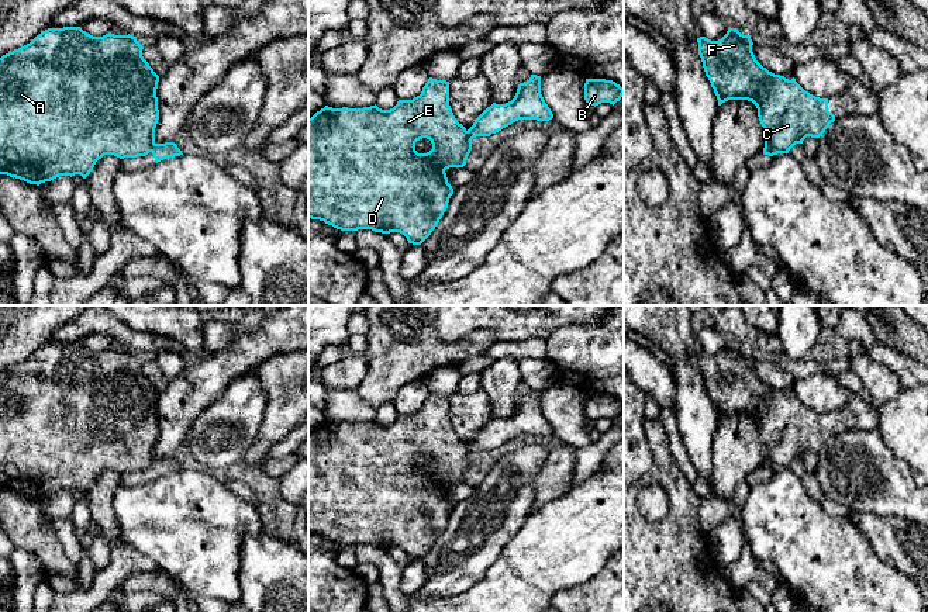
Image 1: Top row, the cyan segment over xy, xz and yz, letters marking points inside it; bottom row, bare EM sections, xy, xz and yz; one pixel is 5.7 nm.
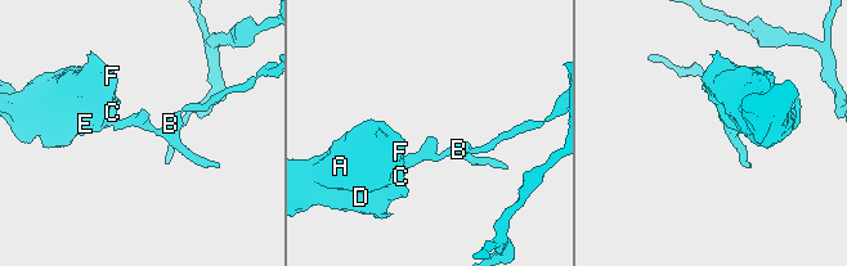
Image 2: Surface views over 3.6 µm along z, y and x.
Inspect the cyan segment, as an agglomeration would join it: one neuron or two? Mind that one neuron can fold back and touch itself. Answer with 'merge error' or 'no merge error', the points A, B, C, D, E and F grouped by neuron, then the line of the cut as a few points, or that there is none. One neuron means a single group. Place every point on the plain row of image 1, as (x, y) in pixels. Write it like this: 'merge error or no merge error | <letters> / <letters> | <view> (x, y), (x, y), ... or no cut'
merge error | A C D E F / B | xz (466, 446), (471, 455)

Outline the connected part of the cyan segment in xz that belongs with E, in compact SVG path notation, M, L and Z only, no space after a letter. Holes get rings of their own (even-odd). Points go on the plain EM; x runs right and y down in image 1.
M429 393L420 411L399 415L390 425L382 425L376 419L363 423L325 421L308 433L308 533L341 546L400 547L408 559L421 560L438 540L453 509L445 485L463 483L470 466L472 454L449 421L446 395ZM422 453L432 459L427 468L415 466L415 457Z

